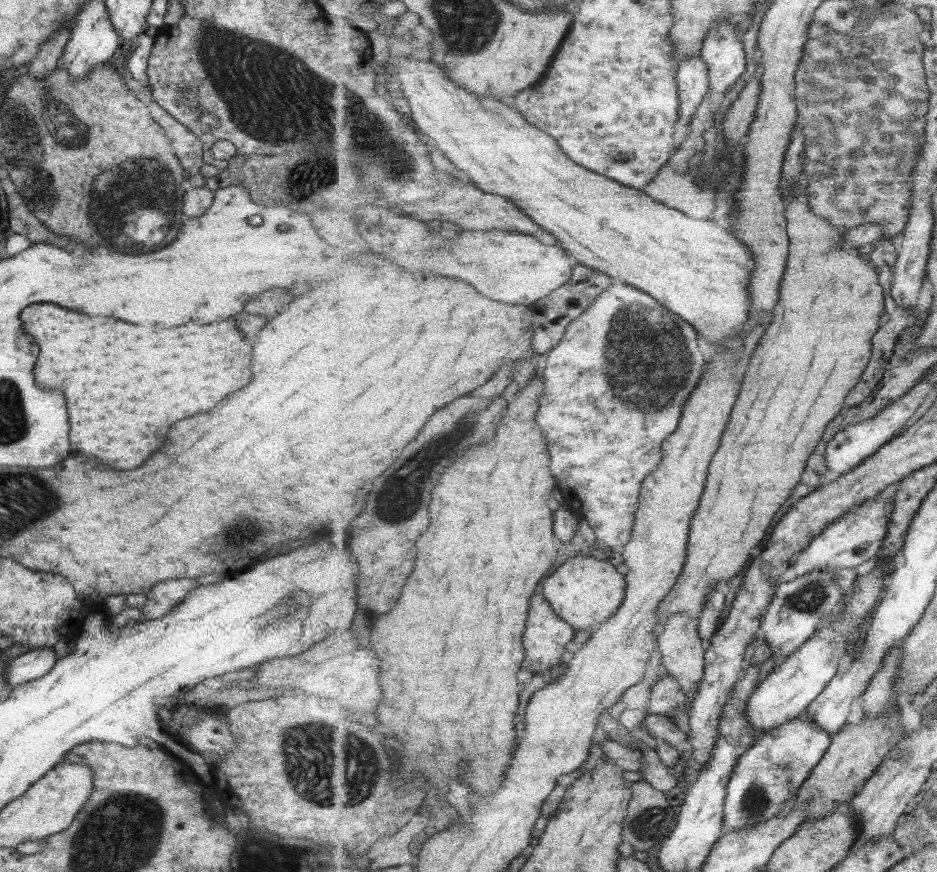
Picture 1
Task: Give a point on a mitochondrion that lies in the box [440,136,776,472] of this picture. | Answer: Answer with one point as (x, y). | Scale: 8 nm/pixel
(647, 359)

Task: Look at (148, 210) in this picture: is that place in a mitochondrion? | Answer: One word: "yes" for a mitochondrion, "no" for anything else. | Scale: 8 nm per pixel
yes

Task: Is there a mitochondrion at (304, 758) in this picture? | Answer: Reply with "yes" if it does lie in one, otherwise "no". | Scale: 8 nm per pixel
yes

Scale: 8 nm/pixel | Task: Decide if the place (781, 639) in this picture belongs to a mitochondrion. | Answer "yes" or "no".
no

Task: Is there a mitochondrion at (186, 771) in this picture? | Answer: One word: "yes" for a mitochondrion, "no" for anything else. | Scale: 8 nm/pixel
no

